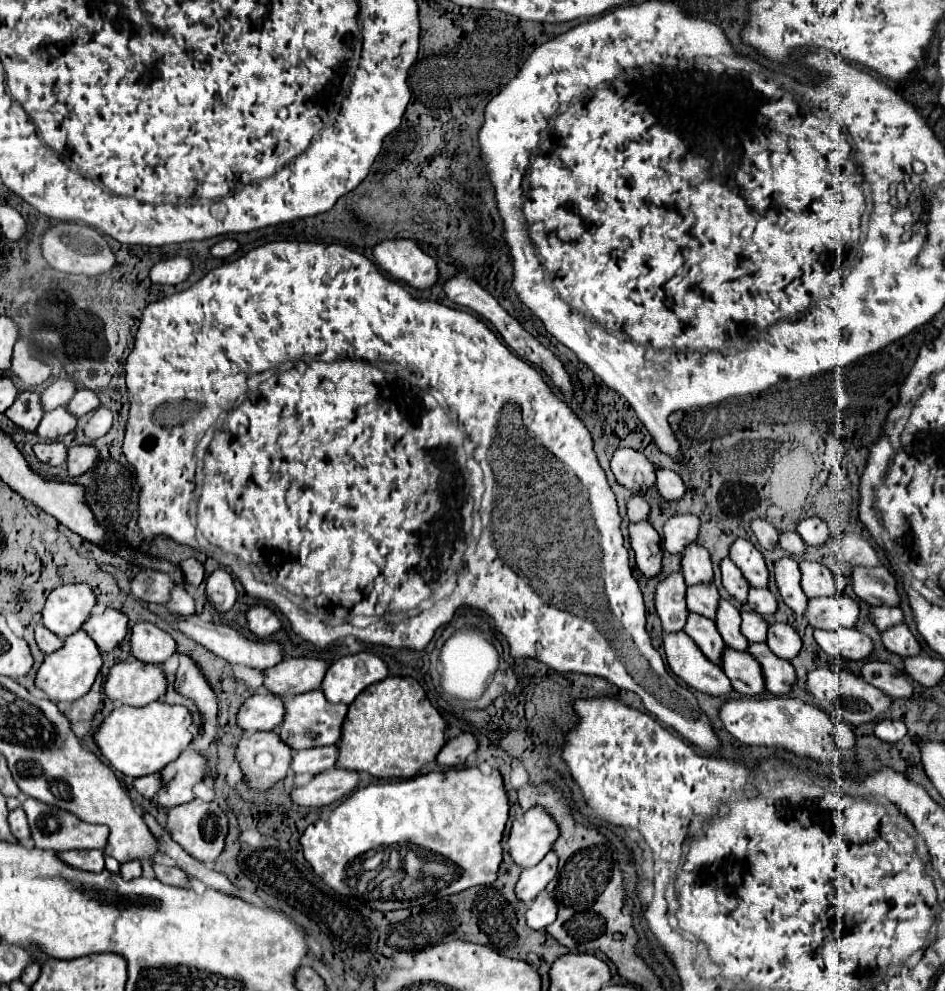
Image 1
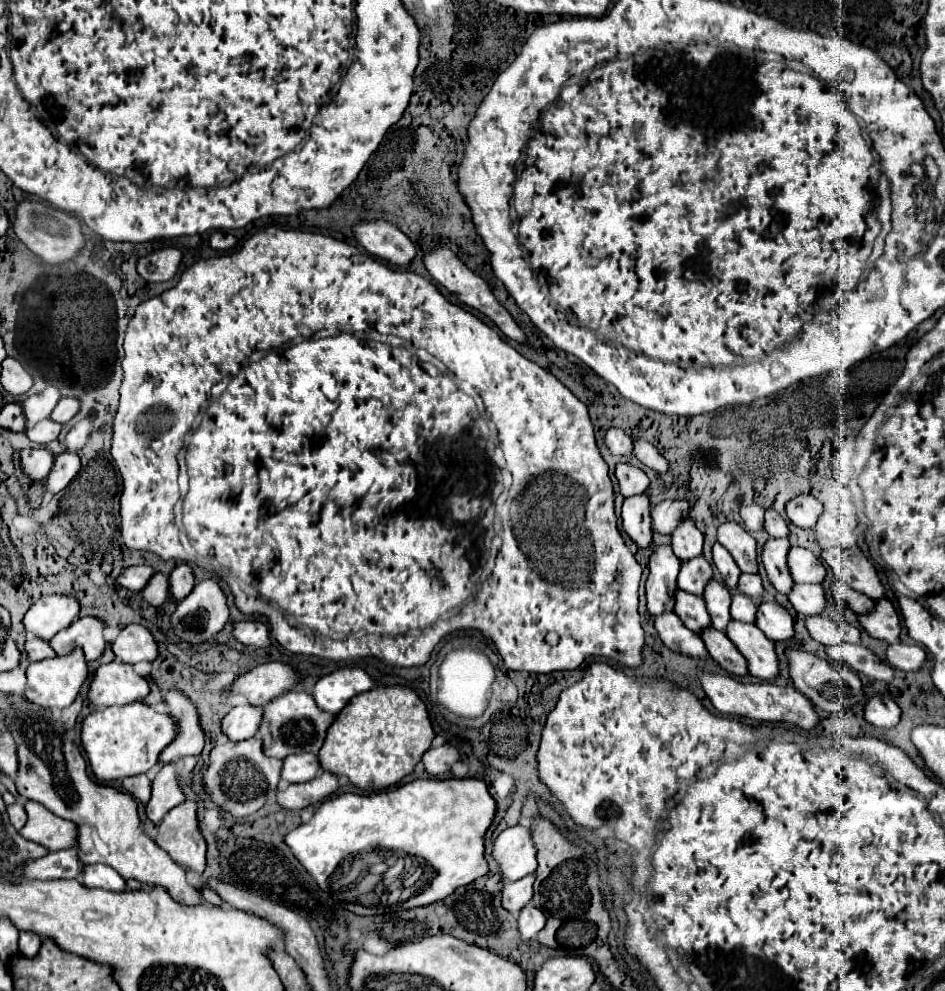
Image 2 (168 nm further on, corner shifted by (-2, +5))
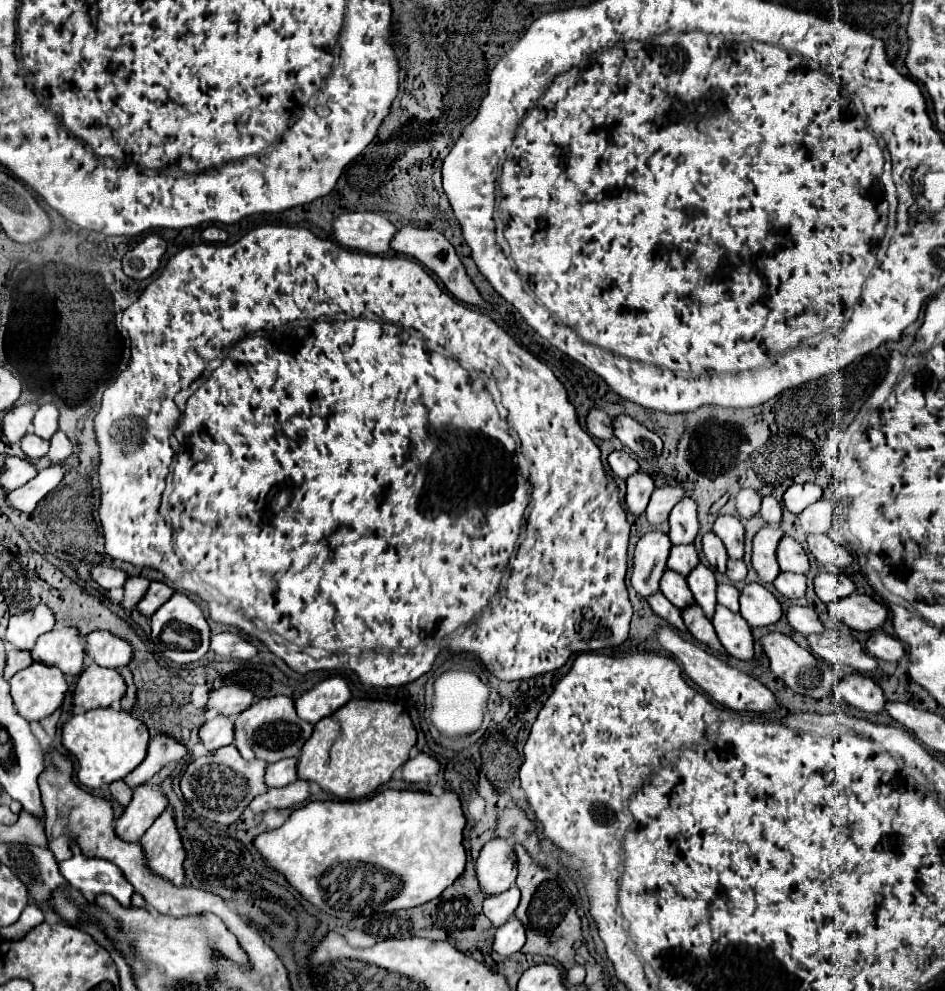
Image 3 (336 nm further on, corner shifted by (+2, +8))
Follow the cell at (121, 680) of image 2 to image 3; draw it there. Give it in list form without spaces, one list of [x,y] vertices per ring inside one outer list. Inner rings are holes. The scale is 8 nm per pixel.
[[[91,663],[79,675],[73,689],[73,705],[81,709],[111,707],[125,695],[125,681],[115,669]]]

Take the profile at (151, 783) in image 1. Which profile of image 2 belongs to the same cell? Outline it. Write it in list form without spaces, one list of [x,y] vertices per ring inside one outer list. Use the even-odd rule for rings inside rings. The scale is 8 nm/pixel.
[[[147,774],[123,778],[123,788],[125,788],[125,792],[129,792],[131,796],[135,796],[141,802],[149,802],[149,798],[151,798],[151,778]]]

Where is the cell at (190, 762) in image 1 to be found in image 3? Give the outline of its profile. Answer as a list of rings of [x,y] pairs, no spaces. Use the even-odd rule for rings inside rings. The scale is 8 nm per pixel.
[[[149,783],[133,791],[131,803],[125,807],[123,815],[115,821],[115,833],[119,839],[135,843],[153,825],[153,821],[167,809],[167,797],[153,789]]]

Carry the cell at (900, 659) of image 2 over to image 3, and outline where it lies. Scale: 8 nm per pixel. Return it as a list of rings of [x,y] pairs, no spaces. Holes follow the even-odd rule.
[[[883,629],[881,631],[873,631],[867,641],[865,641],[867,651],[883,661],[899,661],[903,657],[903,645],[899,639],[887,635]]]

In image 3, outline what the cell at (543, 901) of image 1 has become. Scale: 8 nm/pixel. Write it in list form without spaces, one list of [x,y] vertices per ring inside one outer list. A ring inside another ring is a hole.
[[[513,915],[503,927],[495,931],[493,951],[499,953],[501,957],[509,957],[517,953],[523,947],[523,943],[525,943],[525,929],[519,923],[519,919]]]

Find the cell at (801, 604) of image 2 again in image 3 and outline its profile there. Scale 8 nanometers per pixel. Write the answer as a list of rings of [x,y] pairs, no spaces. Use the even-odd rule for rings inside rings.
[[[783,573],[773,581],[775,589],[789,597],[789,599],[799,599],[799,597],[805,597],[805,589],[807,589],[807,579],[805,575],[799,575],[799,573]]]

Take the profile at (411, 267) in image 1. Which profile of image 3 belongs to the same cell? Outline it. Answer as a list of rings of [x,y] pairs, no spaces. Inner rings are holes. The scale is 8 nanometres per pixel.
[[[343,213],[333,221],[333,235],[341,247],[365,253],[387,253],[395,227],[377,213]]]

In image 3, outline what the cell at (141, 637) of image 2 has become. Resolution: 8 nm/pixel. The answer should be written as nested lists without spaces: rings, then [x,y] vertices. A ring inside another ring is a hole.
[[[109,631],[89,633],[85,641],[85,655],[99,667],[119,669],[131,661],[131,645],[125,639],[111,635]]]

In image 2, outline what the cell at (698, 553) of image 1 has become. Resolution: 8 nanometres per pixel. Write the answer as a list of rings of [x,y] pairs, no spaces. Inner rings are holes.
[[[685,520],[677,526],[677,530],[671,534],[671,548],[677,558],[683,562],[701,556],[703,550],[703,534],[693,524],[693,520]]]

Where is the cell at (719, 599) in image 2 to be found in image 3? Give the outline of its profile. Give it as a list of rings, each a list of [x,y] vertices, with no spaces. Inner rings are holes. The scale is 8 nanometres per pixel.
[[[701,563],[699,567],[695,567],[695,571],[691,571],[691,575],[687,575],[687,585],[689,585],[697,605],[711,619],[715,613],[715,605],[717,605],[717,601],[715,601],[717,581],[715,581],[713,571]]]

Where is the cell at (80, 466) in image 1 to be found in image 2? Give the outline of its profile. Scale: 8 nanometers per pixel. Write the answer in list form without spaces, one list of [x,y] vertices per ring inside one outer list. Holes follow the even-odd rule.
[[[61,452],[59,456],[55,456],[55,464],[51,474],[45,478],[45,488],[47,492],[55,494],[59,490],[63,490],[79,472],[79,456],[71,454],[71,452]]]

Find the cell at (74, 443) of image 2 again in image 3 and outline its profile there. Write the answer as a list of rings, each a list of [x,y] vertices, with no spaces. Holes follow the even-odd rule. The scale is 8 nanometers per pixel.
[[[57,431],[57,433],[51,437],[51,441],[49,441],[47,459],[49,459],[51,463],[61,463],[61,461],[65,461],[65,459],[71,455],[71,451],[73,451],[73,447],[71,447],[67,435],[65,435],[63,431]]]

